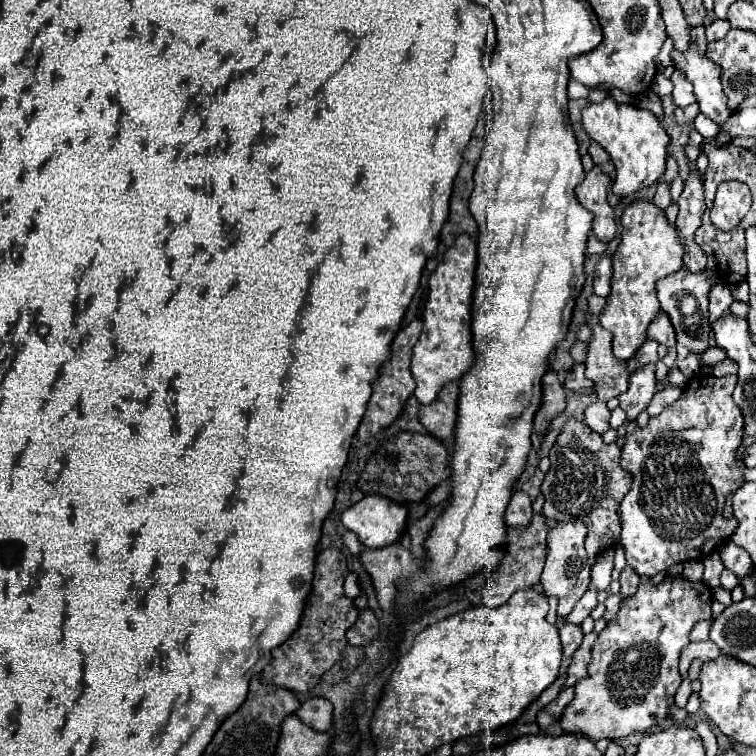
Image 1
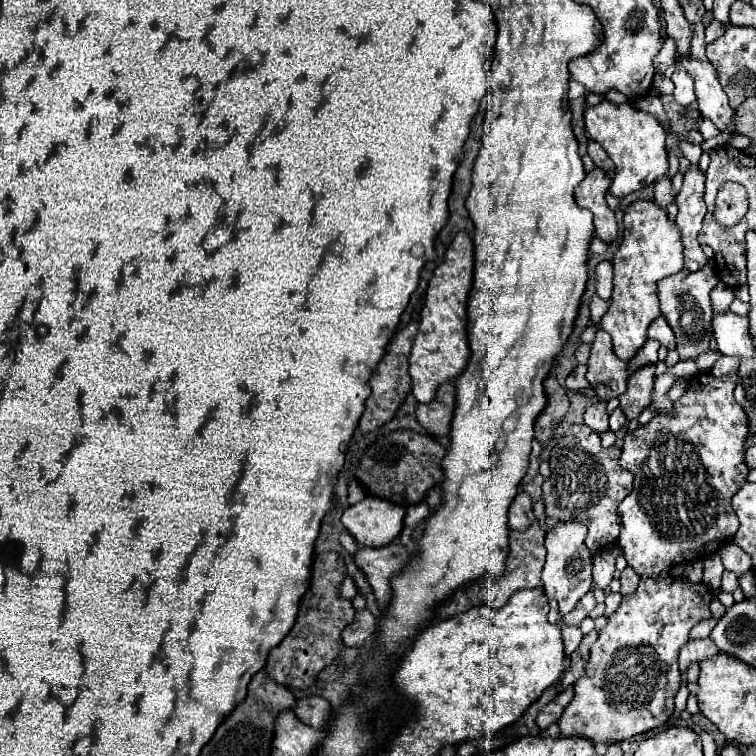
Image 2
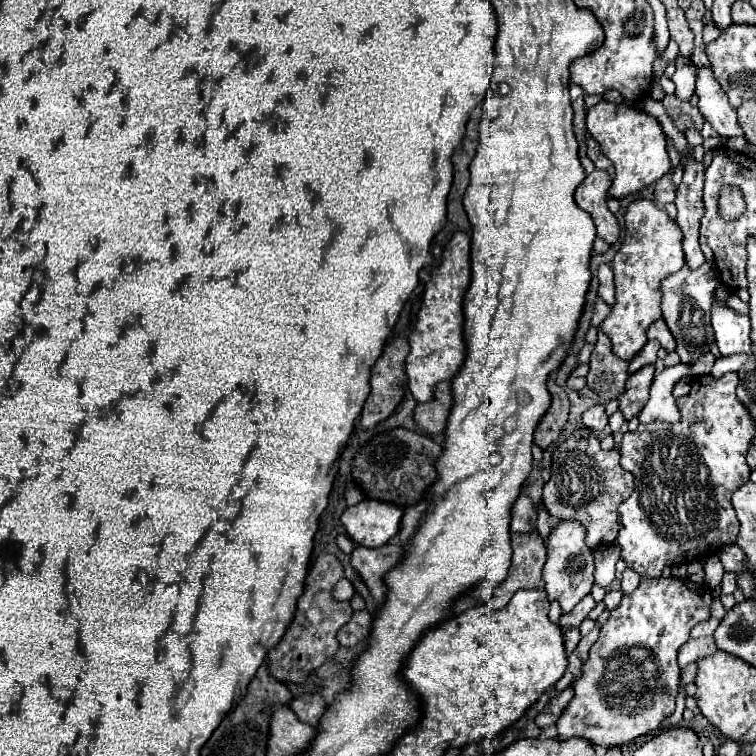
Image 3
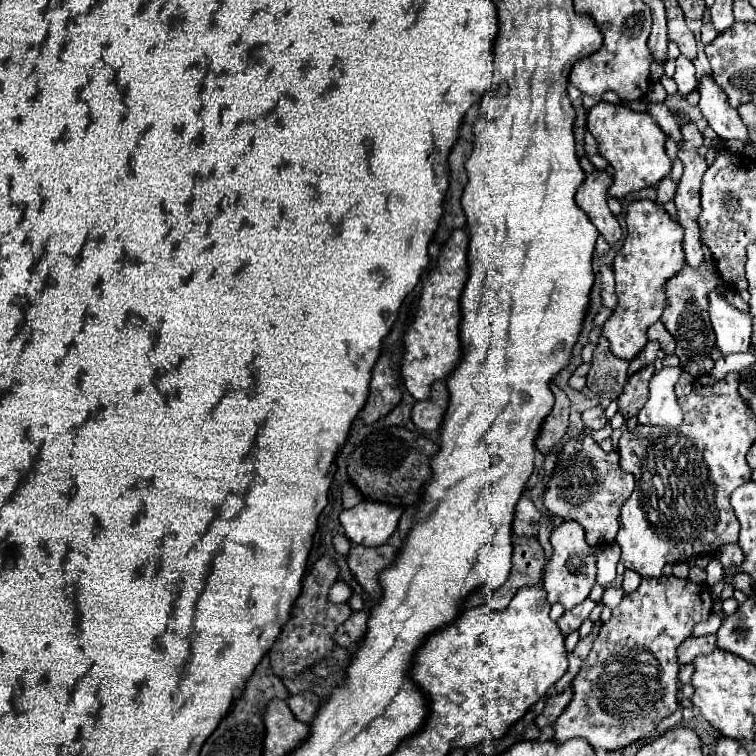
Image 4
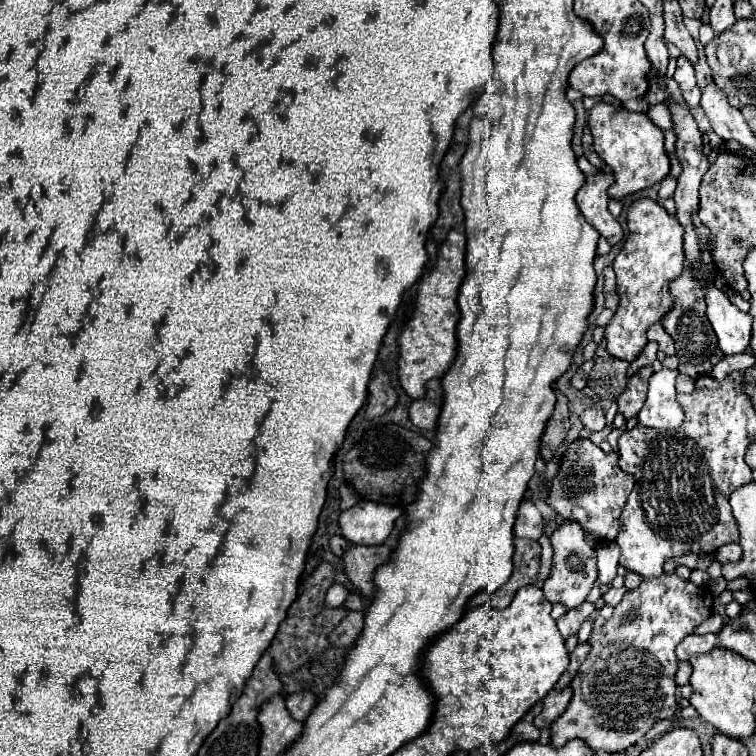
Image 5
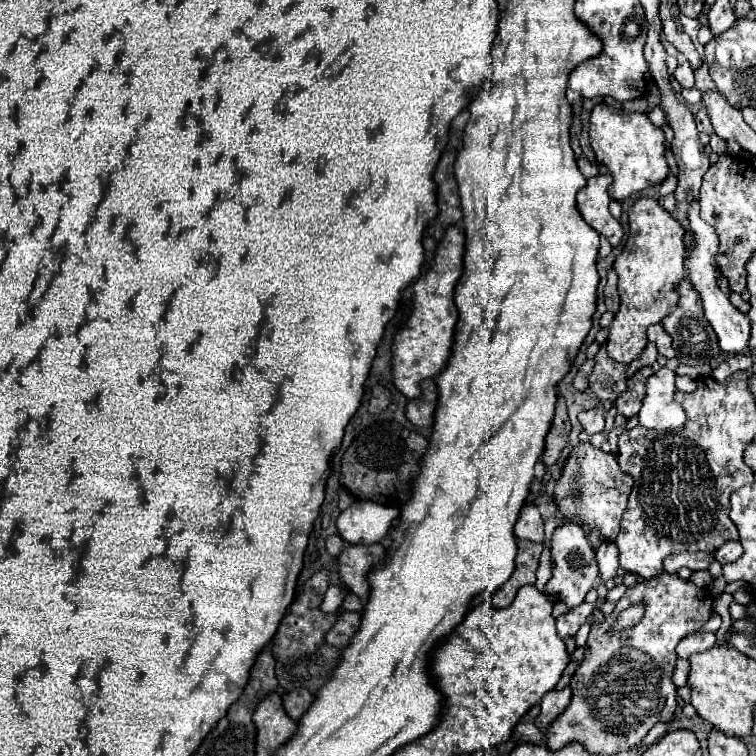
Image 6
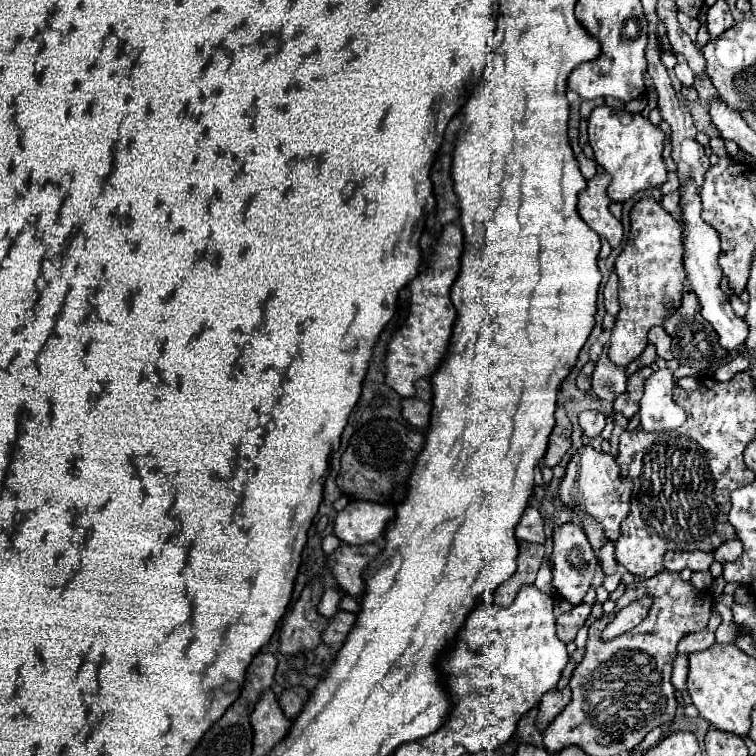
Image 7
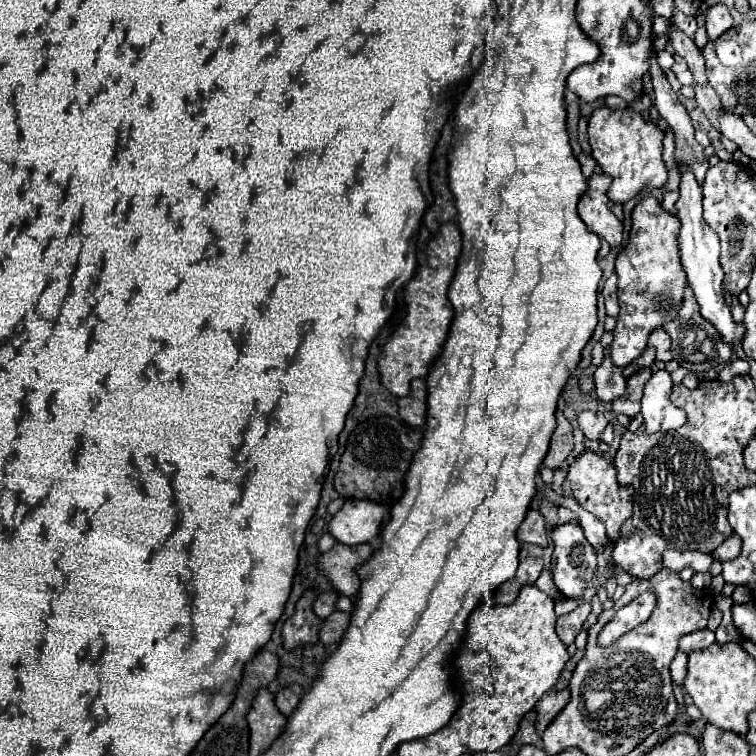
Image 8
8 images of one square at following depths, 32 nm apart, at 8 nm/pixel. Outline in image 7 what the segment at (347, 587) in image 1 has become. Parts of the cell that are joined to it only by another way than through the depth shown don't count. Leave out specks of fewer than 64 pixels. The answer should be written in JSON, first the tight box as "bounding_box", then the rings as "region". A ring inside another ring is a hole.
{"bounding_box":[316,588,342,618],"region":[[[330,588],[330,590],[326,590],[326,592],[322,594],[318,606],[316,606],[318,614],[328,618],[328,616],[332,616],[332,612],[338,612],[338,602],[340,602],[340,598],[342,598],[342,592],[340,592],[338,588]]]}

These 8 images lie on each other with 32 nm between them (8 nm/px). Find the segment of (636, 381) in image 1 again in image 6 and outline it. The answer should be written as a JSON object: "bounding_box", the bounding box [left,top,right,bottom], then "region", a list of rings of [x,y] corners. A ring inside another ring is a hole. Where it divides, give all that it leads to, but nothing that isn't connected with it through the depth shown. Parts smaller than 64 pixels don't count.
{"bounding_box":[614,368,654,418],"region":[[[640,368],[632,378],[628,378],[628,388],[626,392],[622,392],[622,396],[614,402],[616,410],[624,416],[624,418],[632,418],[638,414],[642,398],[644,398],[644,388],[646,388],[646,380],[650,378],[654,370],[652,368]]]}

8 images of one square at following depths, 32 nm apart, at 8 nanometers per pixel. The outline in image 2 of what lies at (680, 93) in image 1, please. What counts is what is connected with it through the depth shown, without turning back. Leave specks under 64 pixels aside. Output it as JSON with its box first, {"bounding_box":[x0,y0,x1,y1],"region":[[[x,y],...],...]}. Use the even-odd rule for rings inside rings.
{"bounding_box":[672,62,696,104],"region":[[[676,62],[676,72],[672,74],[672,82],[676,86],[674,90],[674,98],[680,102],[680,104],[690,104],[696,96],[694,96],[694,80],[692,76],[688,74],[688,70],[684,66],[680,66]]]}

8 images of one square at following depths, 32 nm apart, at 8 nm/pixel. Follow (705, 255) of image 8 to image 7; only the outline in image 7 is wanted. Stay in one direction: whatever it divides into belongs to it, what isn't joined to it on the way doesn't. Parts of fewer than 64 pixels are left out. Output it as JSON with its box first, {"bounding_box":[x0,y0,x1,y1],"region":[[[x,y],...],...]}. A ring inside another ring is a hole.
{"bounding_box":[680,178,748,350],"region":[[[688,178],[682,186],[682,196],[680,196],[680,210],[682,210],[682,248],[684,248],[684,270],[688,274],[688,284],[694,290],[694,294],[700,300],[702,306],[702,316],[714,326],[714,330],[720,336],[720,344],[724,344],[724,348],[728,350],[738,350],[744,348],[744,340],[748,336],[748,324],[744,324],[744,318],[738,318],[730,306],[730,302],[726,300],[726,294],[720,288],[720,280],[722,280],[722,268],[718,264],[718,256],[720,256],[720,238],[718,232],[708,226],[702,218],[700,218],[700,192],[696,188],[696,184],[692,182],[692,178]]]}

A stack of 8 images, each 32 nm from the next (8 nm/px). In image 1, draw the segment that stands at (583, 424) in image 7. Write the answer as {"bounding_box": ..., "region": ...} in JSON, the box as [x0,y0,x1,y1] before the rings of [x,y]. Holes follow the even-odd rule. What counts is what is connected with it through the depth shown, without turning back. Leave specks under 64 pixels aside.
{"bounding_box":[584,402,610,434],"region":[[[596,402],[588,406],[584,412],[584,422],[598,434],[604,434],[610,428],[608,420],[610,420],[610,410],[606,408],[606,402]]]}

